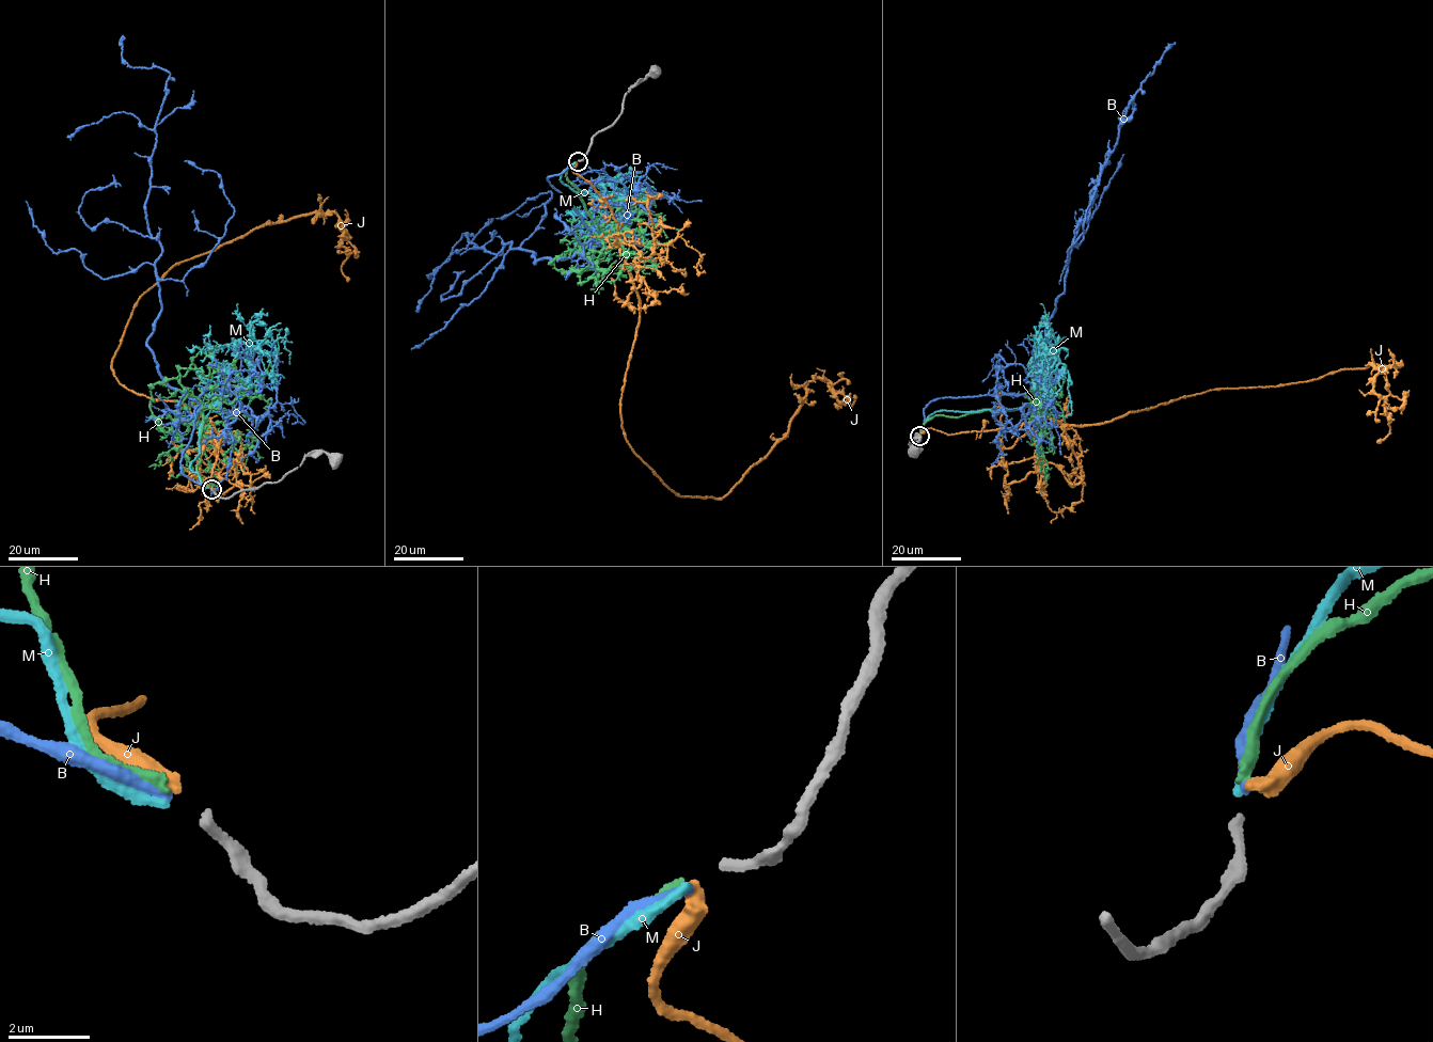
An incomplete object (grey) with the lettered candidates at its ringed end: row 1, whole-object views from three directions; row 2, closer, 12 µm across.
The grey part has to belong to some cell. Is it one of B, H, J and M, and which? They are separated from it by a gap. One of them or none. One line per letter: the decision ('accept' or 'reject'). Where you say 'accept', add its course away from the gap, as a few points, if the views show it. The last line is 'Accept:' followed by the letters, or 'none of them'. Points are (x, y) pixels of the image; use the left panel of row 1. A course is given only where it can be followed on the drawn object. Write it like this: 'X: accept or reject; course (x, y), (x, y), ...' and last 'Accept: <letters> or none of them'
B: reject
H: reject
J: reject
M: accept; course (208, 488), (189, 468), (199, 454), (198, 432), (213, 406), (243, 384), (250, 368), (230, 347), (186, 347)
Accept: M

